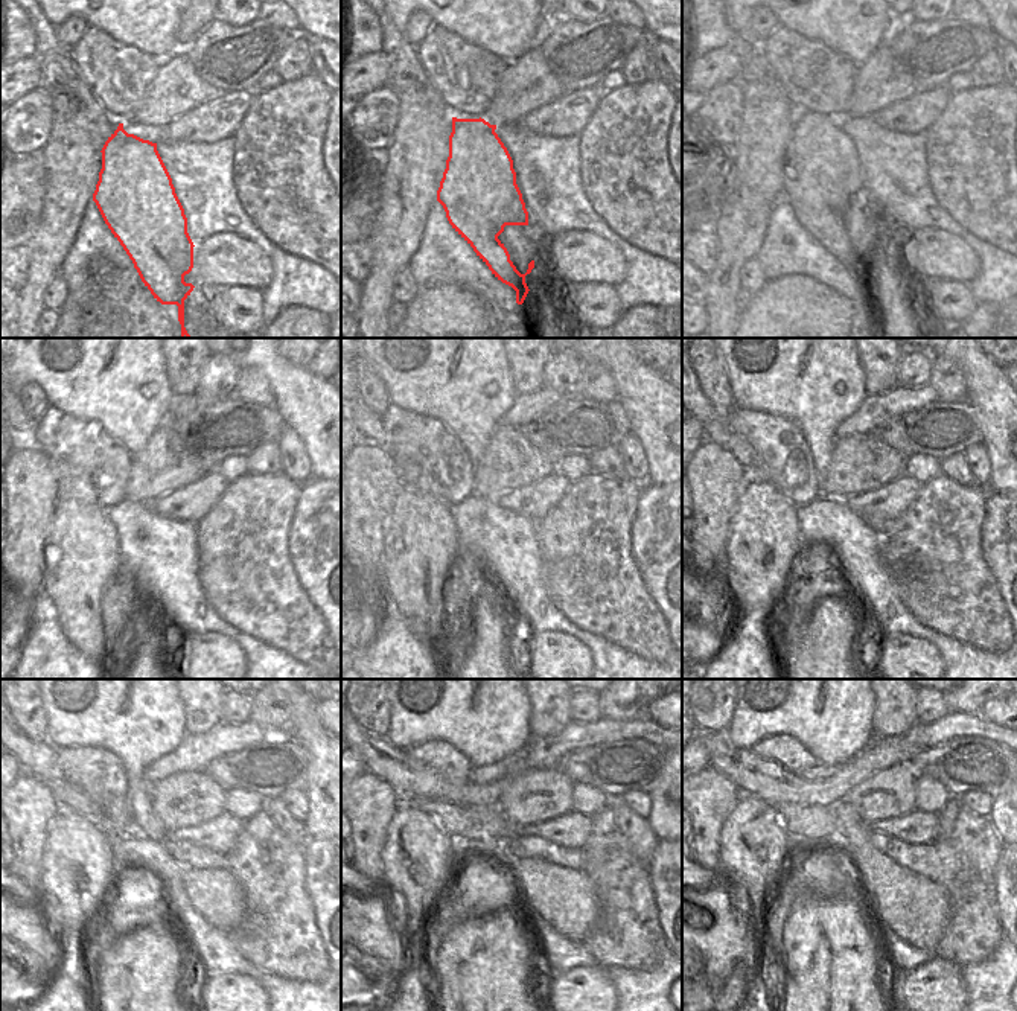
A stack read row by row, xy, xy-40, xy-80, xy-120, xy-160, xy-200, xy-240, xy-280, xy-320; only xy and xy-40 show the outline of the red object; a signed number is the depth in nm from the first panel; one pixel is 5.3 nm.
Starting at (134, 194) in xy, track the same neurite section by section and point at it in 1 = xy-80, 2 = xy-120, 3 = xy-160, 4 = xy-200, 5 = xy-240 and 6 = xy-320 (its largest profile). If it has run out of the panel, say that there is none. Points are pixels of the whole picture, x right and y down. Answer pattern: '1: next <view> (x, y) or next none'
1: next xy-80 (821, 171)
2: next xy-120 (81, 553)
3: next xy-160 (420, 536)
4: next xy-200 (763, 541)
5: next xy-240 (79, 879)
6: next xy-320 (757, 856)

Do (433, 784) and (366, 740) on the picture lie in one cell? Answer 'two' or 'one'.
one

